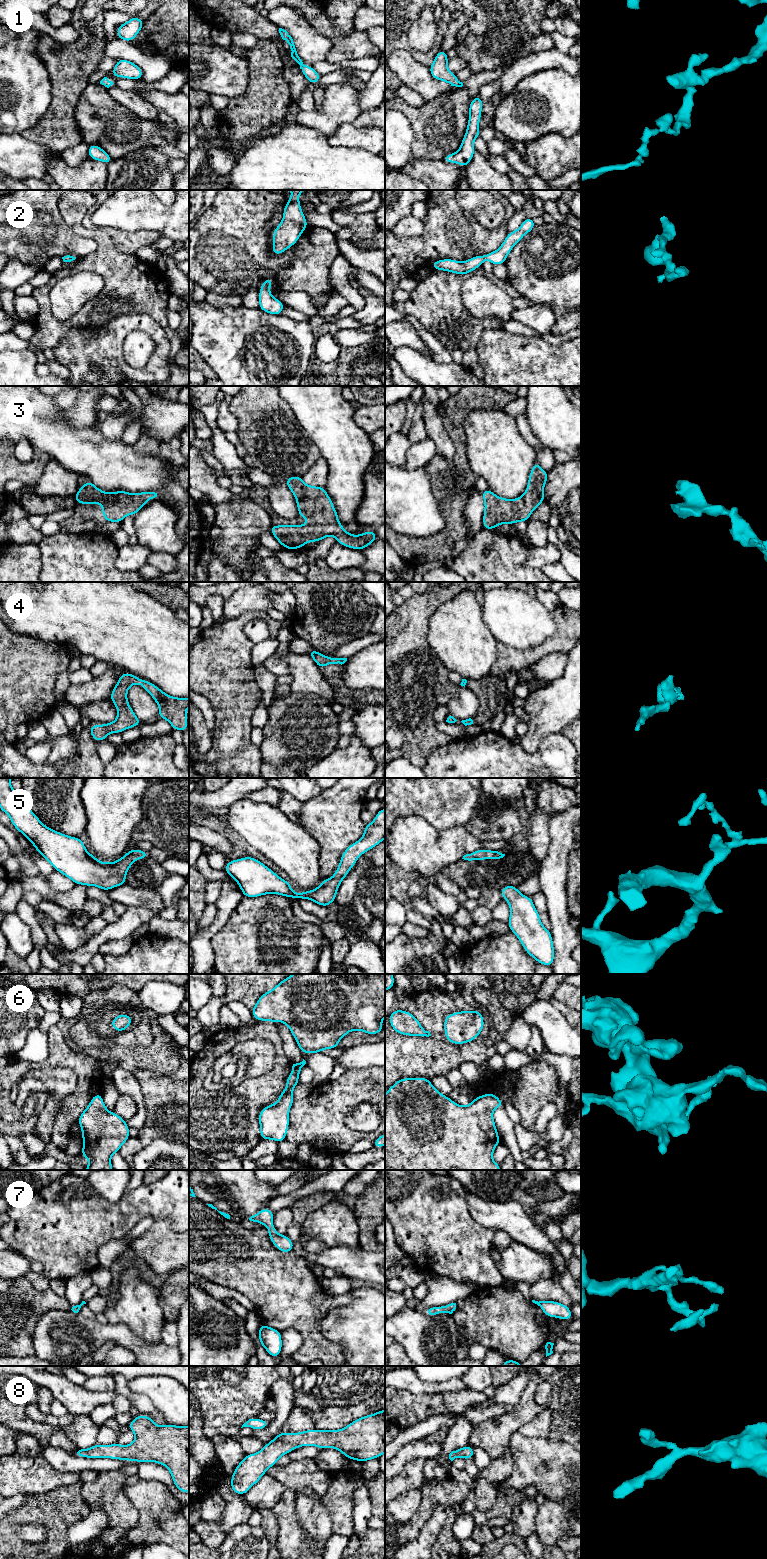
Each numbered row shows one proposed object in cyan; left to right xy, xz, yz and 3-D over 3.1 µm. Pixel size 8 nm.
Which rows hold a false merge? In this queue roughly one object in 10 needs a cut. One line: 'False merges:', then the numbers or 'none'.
False merges: none

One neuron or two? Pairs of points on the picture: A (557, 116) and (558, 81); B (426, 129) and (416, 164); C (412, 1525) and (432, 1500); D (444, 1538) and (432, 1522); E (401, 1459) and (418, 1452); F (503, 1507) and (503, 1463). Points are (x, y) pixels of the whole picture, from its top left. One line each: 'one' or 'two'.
A: one
B: two
C: one
D: two
E: one
F: two

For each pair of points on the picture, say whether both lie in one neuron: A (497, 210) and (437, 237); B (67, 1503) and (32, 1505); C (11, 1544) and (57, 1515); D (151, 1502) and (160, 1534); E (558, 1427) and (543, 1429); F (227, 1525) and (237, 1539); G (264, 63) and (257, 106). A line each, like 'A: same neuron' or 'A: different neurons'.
A: different neurons
B: same neuron
C: same neuron
D: same neuron
E: different neurons
F: different neurons
G: same neuron

